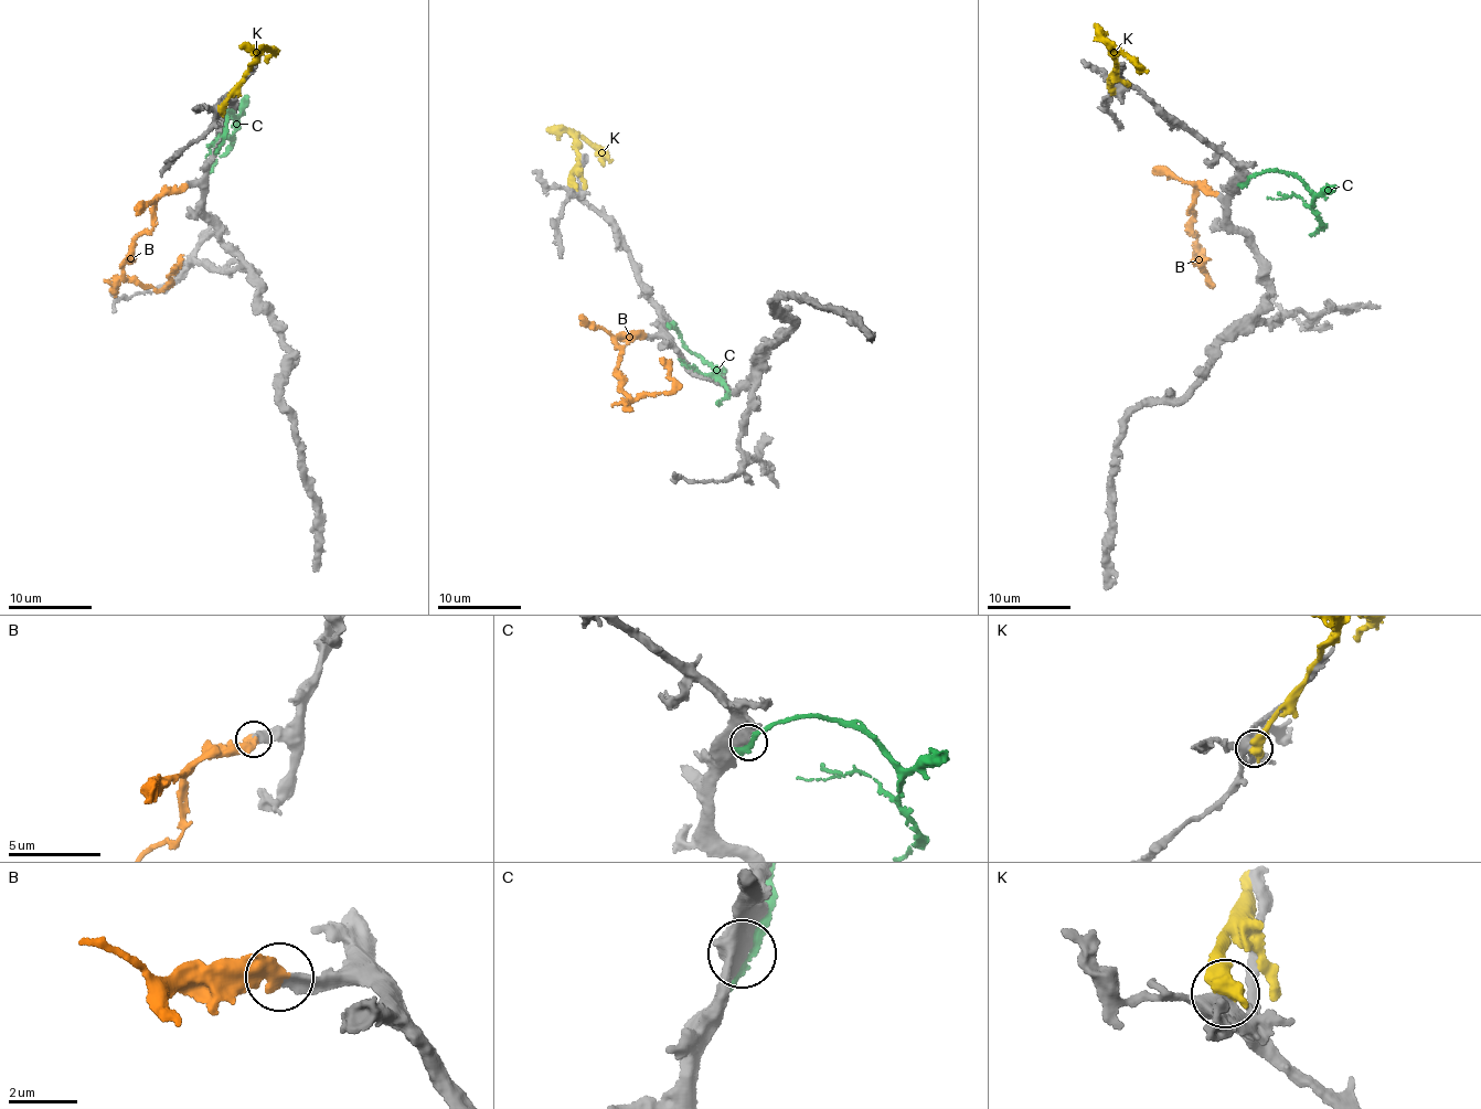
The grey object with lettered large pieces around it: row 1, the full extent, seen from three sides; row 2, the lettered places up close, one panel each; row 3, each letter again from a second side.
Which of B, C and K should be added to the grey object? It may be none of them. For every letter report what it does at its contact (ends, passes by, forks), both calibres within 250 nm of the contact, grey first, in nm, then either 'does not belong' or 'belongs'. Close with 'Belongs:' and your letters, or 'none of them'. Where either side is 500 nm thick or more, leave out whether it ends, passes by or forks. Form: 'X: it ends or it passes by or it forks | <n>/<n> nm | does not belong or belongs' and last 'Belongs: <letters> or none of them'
B: it ends | 320/460 nm | belongs
C: 650/320 nm | does not belong
K: 500/550 nm | does not belong
Belongs: B

